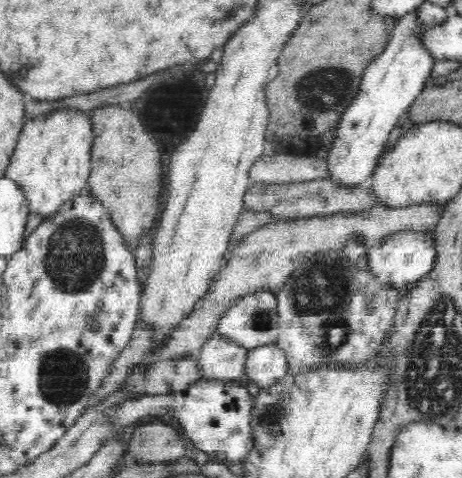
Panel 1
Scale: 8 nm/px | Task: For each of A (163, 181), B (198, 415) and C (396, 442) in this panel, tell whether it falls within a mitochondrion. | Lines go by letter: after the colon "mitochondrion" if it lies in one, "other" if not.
A: other
B: other
C: other

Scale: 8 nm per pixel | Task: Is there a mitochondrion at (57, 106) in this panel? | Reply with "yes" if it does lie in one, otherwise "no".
no

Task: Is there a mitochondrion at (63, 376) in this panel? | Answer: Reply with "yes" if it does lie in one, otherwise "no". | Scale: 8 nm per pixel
yes

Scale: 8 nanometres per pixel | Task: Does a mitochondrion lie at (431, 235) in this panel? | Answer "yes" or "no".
no

